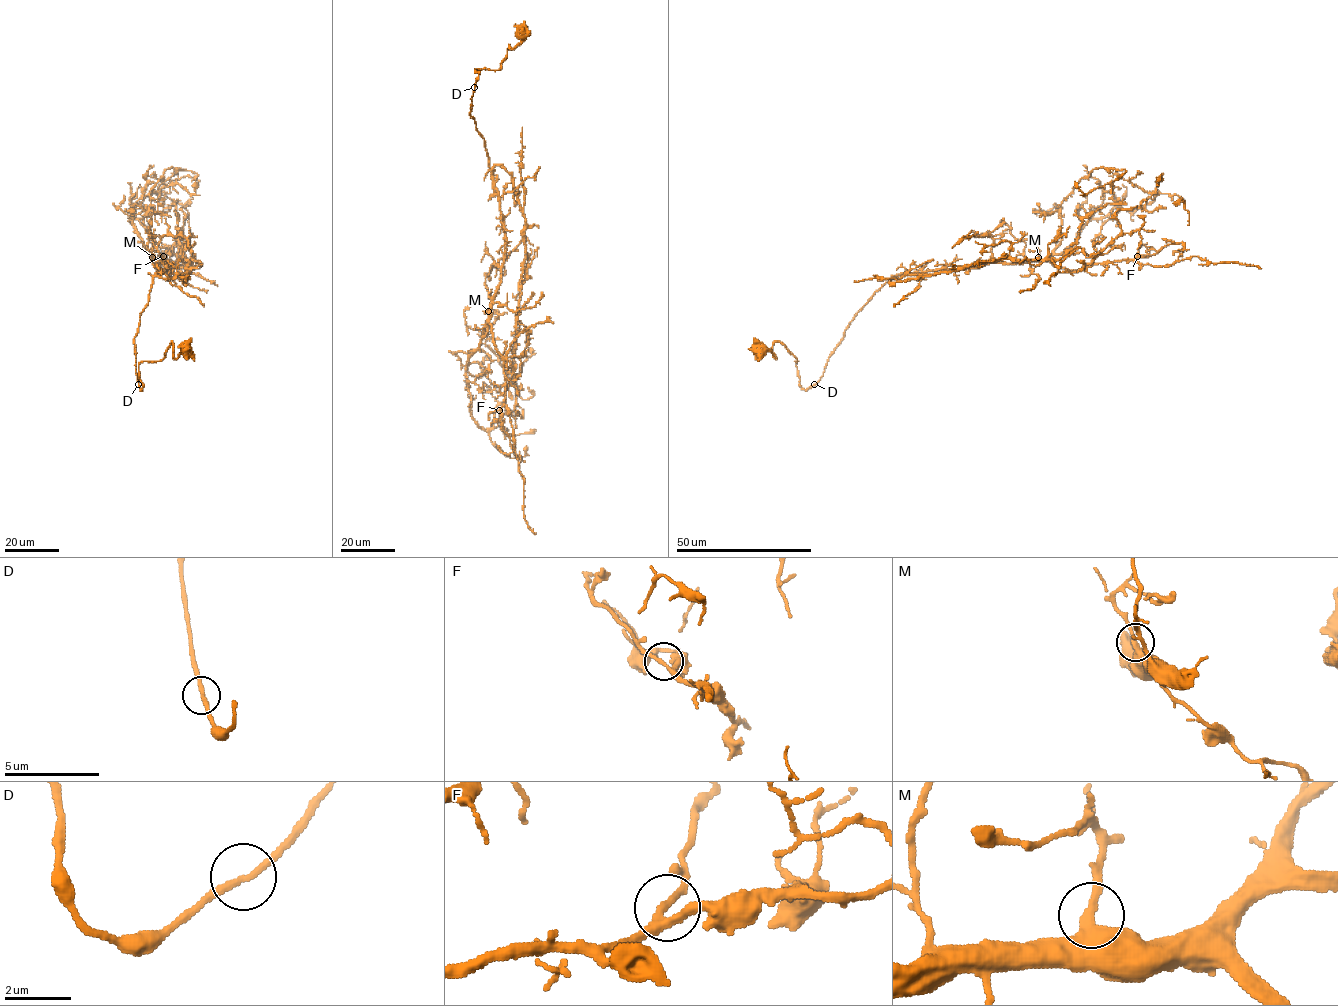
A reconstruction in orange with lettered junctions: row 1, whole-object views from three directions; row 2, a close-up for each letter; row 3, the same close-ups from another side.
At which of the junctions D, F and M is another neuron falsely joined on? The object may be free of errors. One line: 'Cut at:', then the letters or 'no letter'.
Cut at: no letter

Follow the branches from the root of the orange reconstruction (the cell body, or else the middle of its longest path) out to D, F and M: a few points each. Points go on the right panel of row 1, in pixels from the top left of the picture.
D: (759, 348), (769, 349), (775, 358), (772, 345), (780, 341), (797, 360), (801, 387), (808, 389), (814, 384)
F: (759, 348), (775, 358), (780, 341), (808, 389), (854, 315), (901, 274), (1035, 260), (1078, 270), (1137, 256)
M: (759, 348), (775, 358), (772, 345), (780, 341), (808, 389), (854, 315), (886, 282), (903, 273), (1038, 257)

